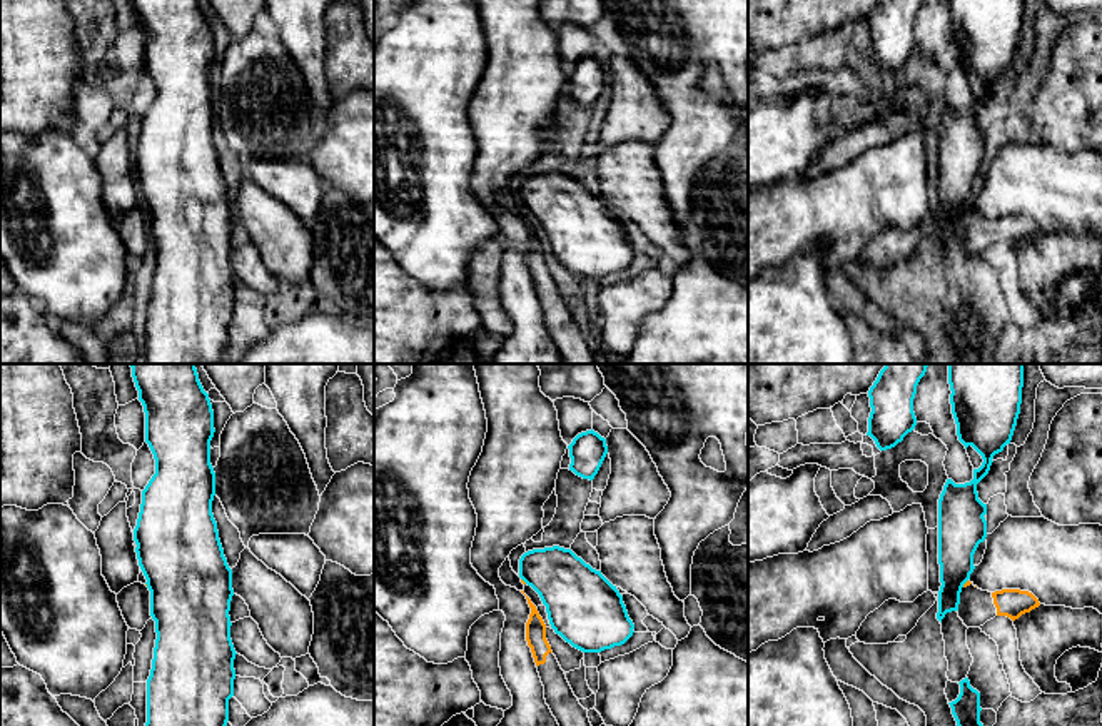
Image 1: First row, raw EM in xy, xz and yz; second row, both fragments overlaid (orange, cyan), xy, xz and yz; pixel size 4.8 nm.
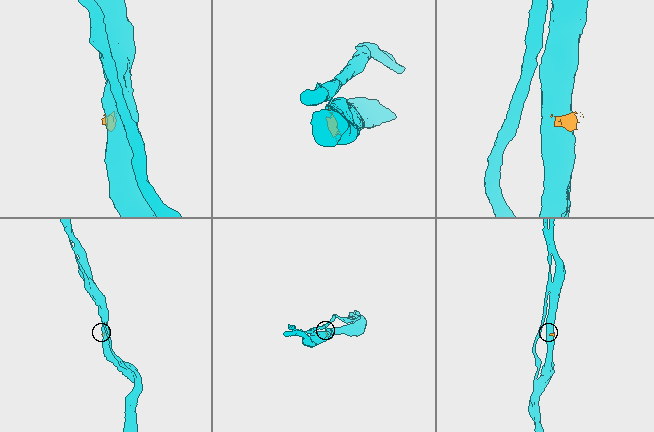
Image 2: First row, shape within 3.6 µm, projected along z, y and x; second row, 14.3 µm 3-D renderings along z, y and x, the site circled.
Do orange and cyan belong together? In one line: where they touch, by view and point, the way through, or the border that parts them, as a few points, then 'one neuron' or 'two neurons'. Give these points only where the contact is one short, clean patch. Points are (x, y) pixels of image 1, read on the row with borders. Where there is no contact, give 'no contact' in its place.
yz (965, 583) | two neurons

